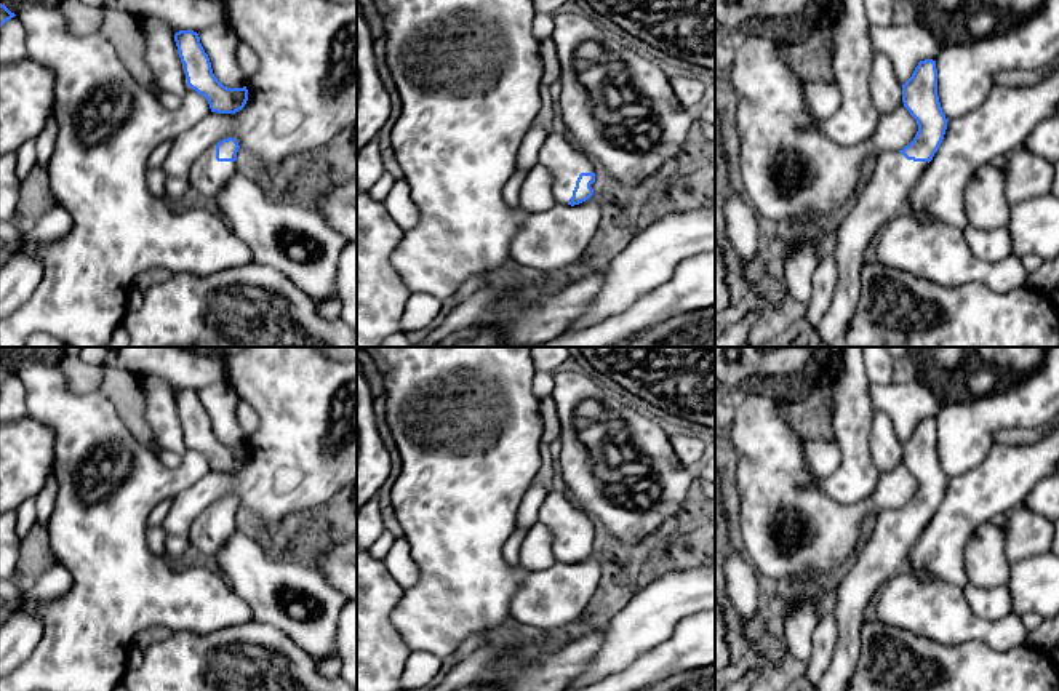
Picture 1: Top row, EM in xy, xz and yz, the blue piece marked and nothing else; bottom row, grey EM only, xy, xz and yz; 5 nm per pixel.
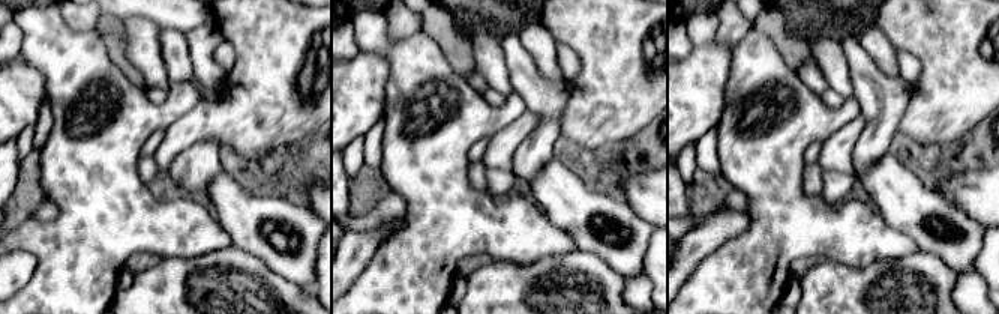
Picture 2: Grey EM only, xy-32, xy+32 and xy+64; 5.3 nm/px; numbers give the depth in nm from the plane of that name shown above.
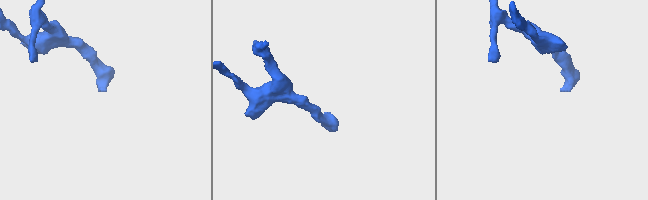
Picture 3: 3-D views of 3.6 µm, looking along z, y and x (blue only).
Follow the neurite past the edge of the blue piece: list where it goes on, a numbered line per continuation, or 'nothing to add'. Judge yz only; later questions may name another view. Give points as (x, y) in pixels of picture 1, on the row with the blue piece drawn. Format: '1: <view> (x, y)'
1: yz (885, 194)

